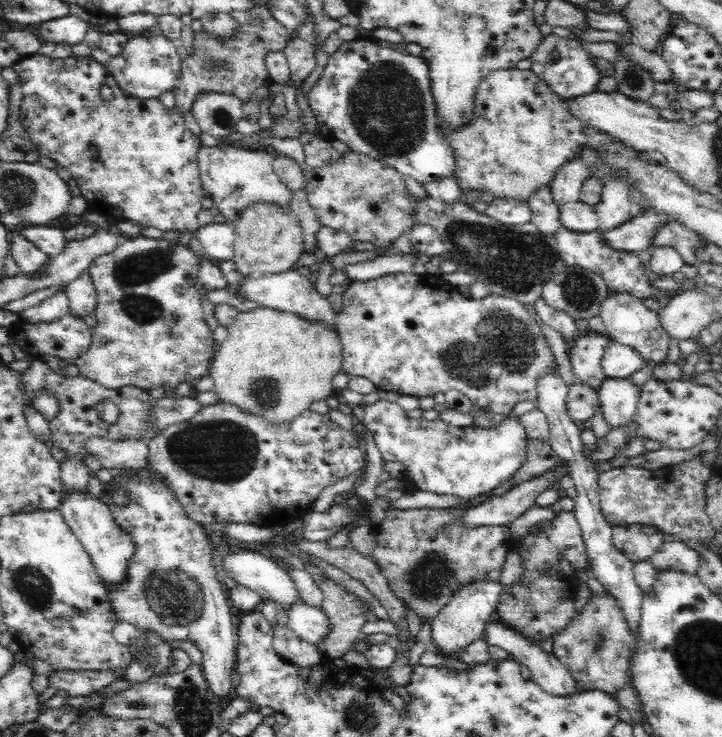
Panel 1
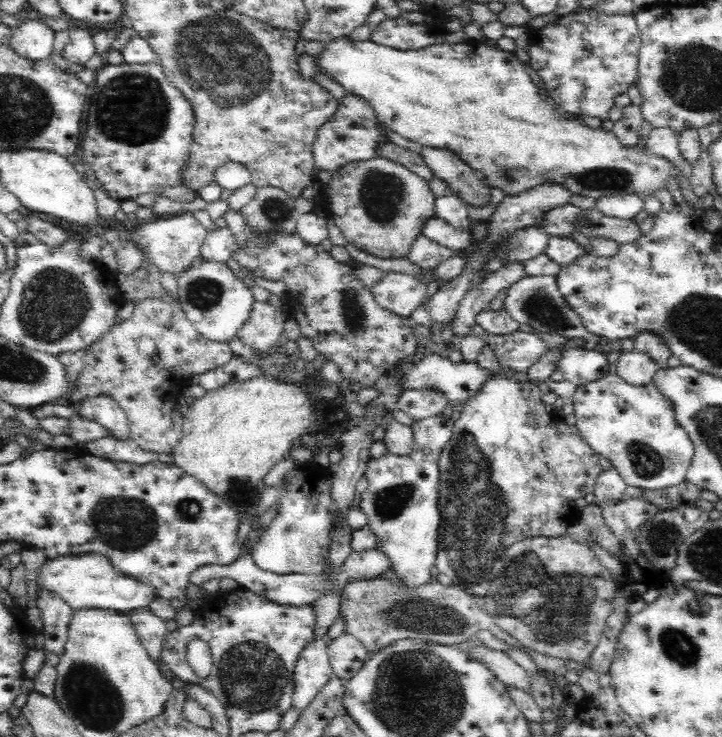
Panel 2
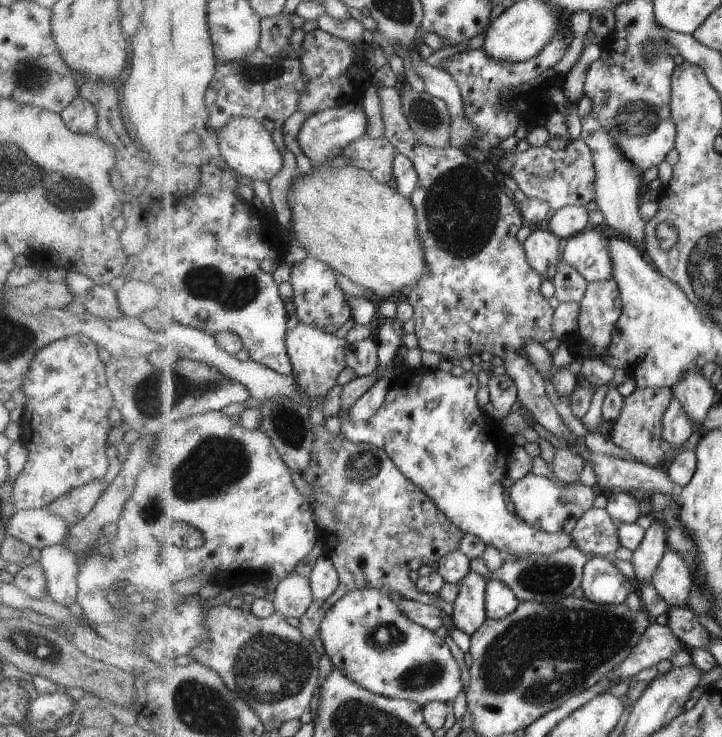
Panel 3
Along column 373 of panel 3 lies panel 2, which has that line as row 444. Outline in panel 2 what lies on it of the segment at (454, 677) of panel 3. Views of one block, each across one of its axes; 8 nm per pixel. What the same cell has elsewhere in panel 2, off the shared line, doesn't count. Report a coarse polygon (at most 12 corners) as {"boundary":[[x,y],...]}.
{"boundary":[[652,383],[578,387],[576,429],[628,486],[686,479],[694,446]]}

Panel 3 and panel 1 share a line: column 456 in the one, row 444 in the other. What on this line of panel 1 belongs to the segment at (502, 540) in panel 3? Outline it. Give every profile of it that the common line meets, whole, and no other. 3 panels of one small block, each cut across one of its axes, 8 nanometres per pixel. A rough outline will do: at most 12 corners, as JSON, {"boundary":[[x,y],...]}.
{"boundary":[[382,398],[362,424],[407,492],[469,502],[527,457],[516,416],[493,428],[408,418]]}

